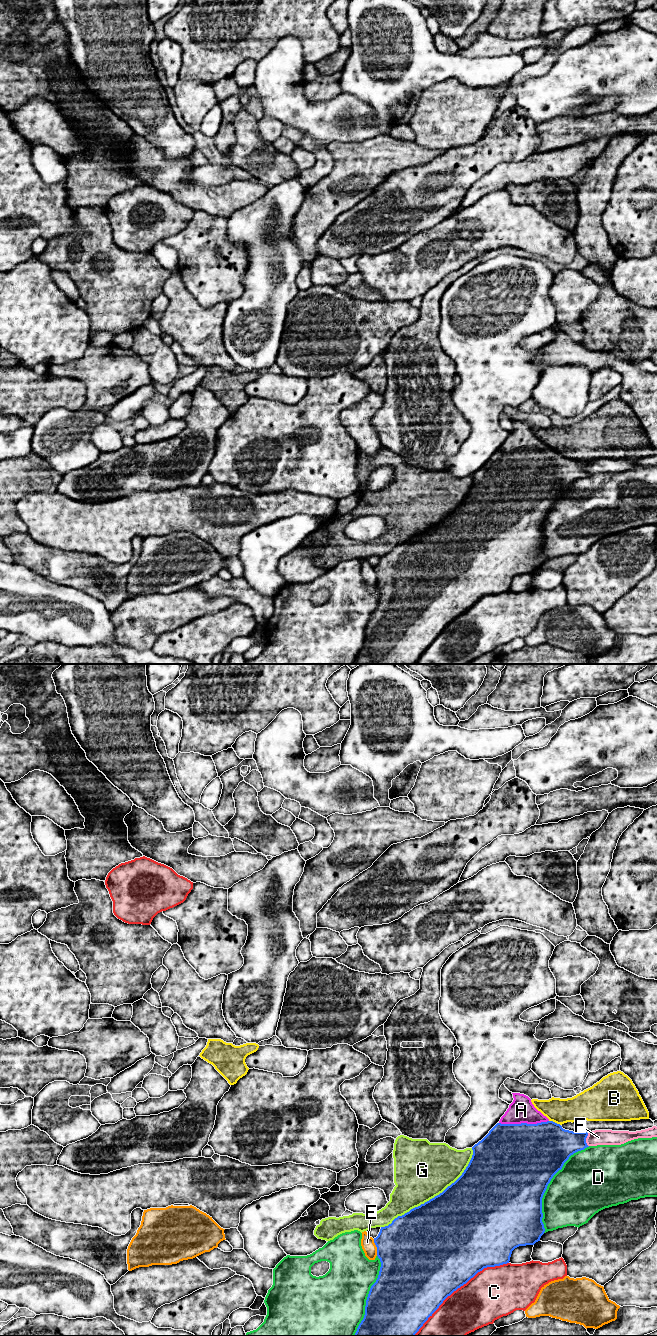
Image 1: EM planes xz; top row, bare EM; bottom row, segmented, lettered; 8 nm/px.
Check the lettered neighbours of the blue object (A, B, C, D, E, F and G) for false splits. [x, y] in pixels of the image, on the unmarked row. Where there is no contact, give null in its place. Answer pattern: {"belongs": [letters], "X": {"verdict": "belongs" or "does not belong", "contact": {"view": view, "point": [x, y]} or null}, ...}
{"belongs": ["A"], "A": {"verdict": "belongs", "contact": {"view": "xz", "point": [523, 451]}}, "B": {"verdict": "does not belong", "contact": {"view": "xz", "point": [555, 451]}}, "C": {"verdict": "does not belong", "contact": {"view": "xz", "point": [458, 615]}}, "D": {"verdict": "does not belong", "contact": {"view": "xz", "point": [547, 513]}}, "E": {"verdict": "does not belong", "contact": {"view": "xz", "point": [376, 574]}}, "F": {"verdict": "does not belong", "contact": {"view": "xz", "point": [585, 468]}}, "G": {"verdict": "does not belong", "contact": {"view": "xz", "point": [435, 524]}}}

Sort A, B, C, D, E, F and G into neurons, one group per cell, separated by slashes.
A / B / C / D / E / F / G

